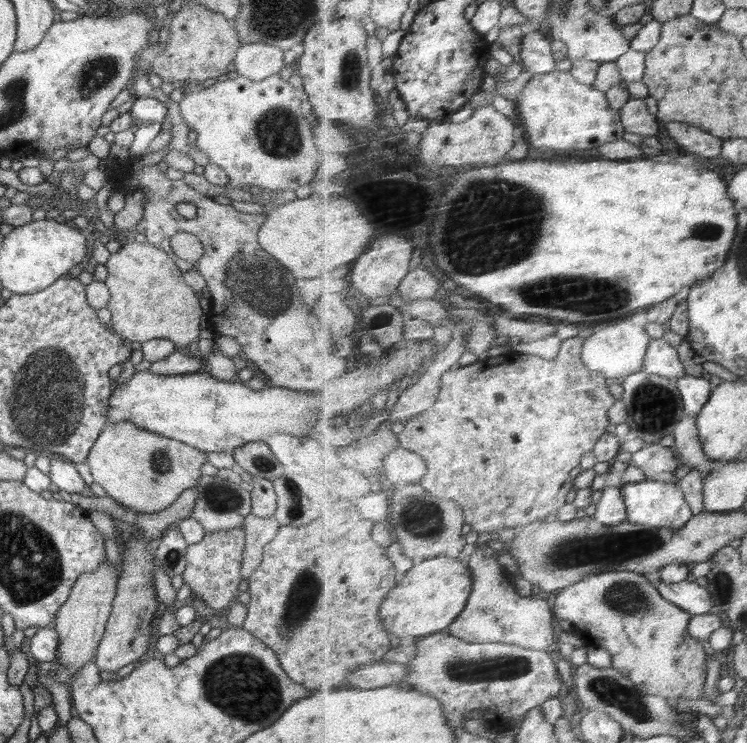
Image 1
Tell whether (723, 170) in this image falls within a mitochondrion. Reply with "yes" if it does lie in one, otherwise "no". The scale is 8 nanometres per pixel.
no

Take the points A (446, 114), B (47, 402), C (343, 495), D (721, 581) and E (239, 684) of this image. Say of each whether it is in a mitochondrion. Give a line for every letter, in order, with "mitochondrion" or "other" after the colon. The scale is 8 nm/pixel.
A: other
B: mitochondrion
C: other
D: mitochondrion
E: mitochondrion

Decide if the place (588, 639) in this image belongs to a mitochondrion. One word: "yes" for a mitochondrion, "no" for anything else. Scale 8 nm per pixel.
no

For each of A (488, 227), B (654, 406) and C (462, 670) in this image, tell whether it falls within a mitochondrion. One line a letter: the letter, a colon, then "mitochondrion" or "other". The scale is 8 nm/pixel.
A: mitochondrion
B: mitochondrion
C: mitochondrion

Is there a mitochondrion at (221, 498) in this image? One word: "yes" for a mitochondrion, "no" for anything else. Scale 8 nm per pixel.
yes

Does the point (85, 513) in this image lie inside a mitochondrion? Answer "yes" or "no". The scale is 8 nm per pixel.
no

